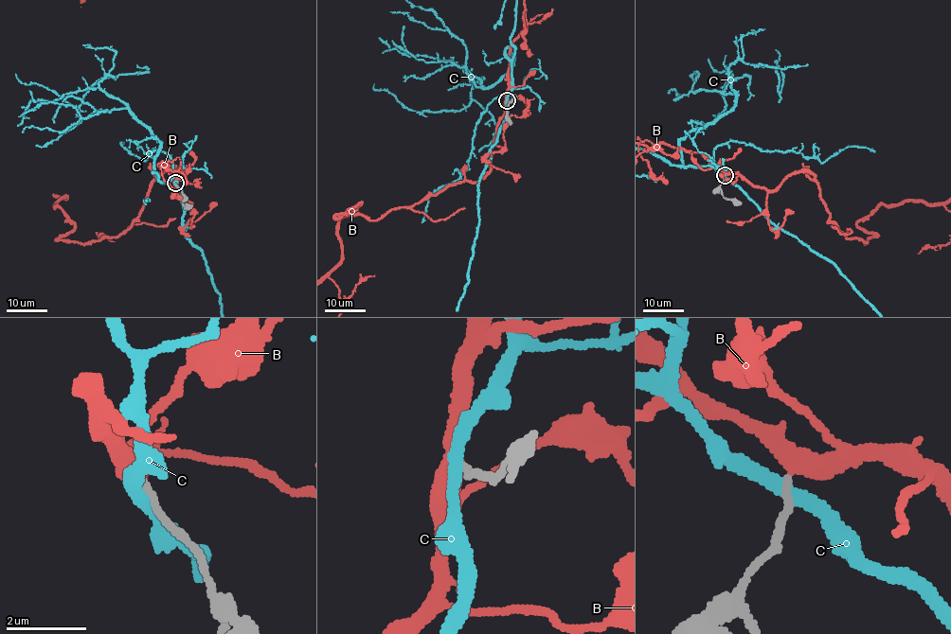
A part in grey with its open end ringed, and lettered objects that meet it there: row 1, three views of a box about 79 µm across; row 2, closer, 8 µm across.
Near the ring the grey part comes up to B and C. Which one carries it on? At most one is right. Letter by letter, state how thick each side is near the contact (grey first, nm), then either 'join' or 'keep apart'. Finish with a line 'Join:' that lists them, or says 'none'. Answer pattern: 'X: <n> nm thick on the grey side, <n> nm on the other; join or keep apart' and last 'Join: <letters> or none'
B: 170 nm thick on the grey side, 400 nm on the other; join
C: 180 nm thick on the grey side, 340 nm on the other; keep apart
Join: B

